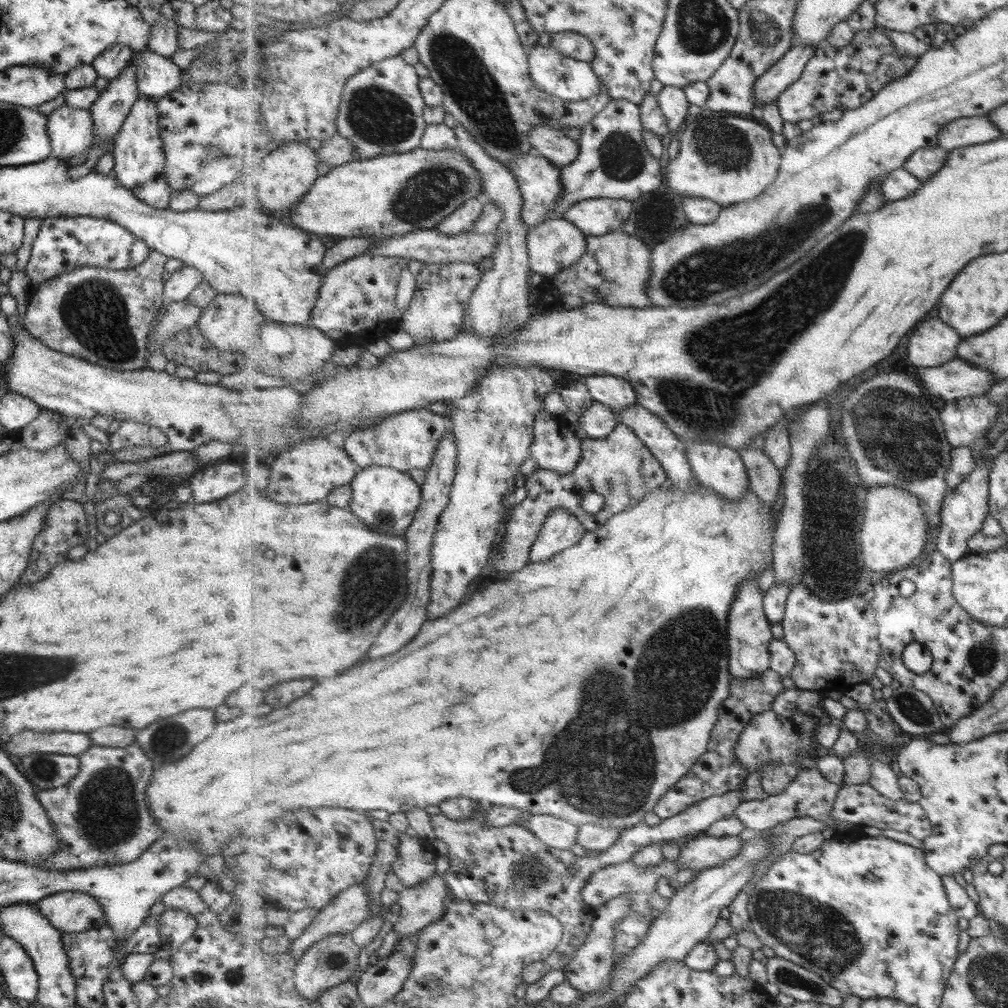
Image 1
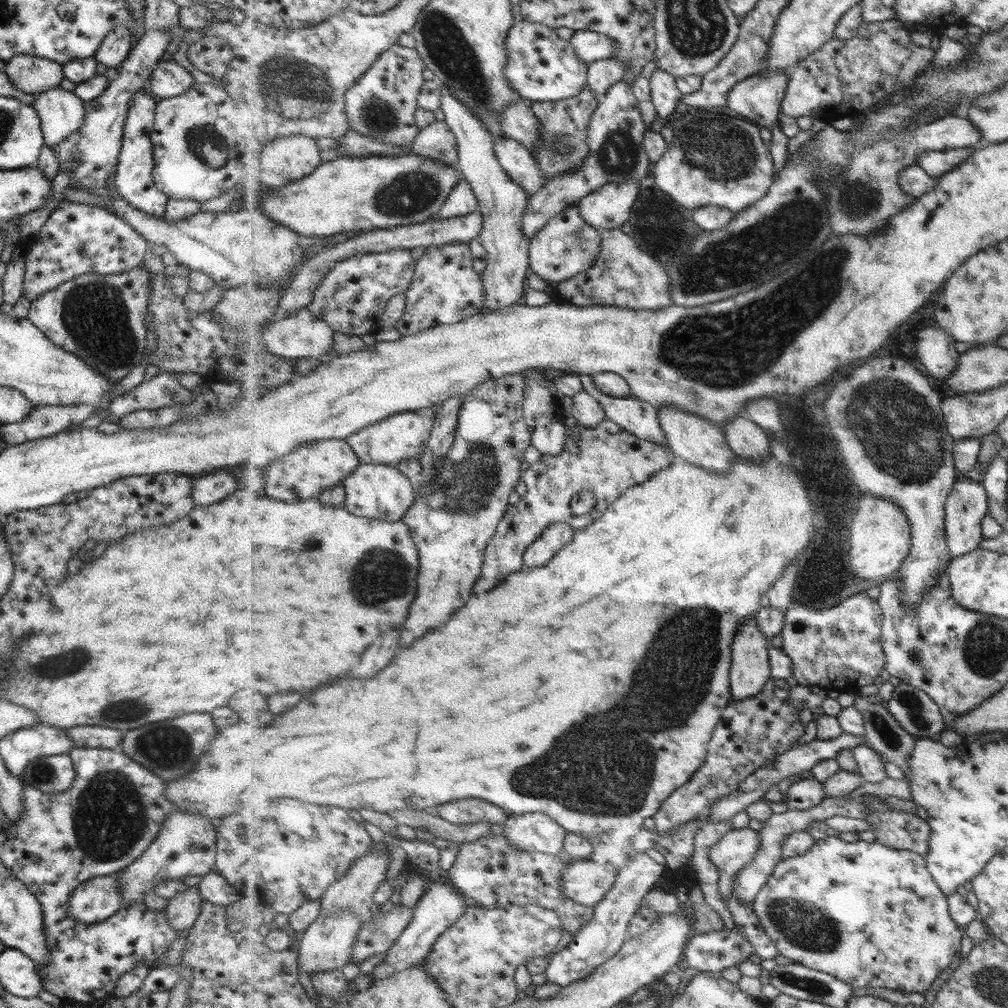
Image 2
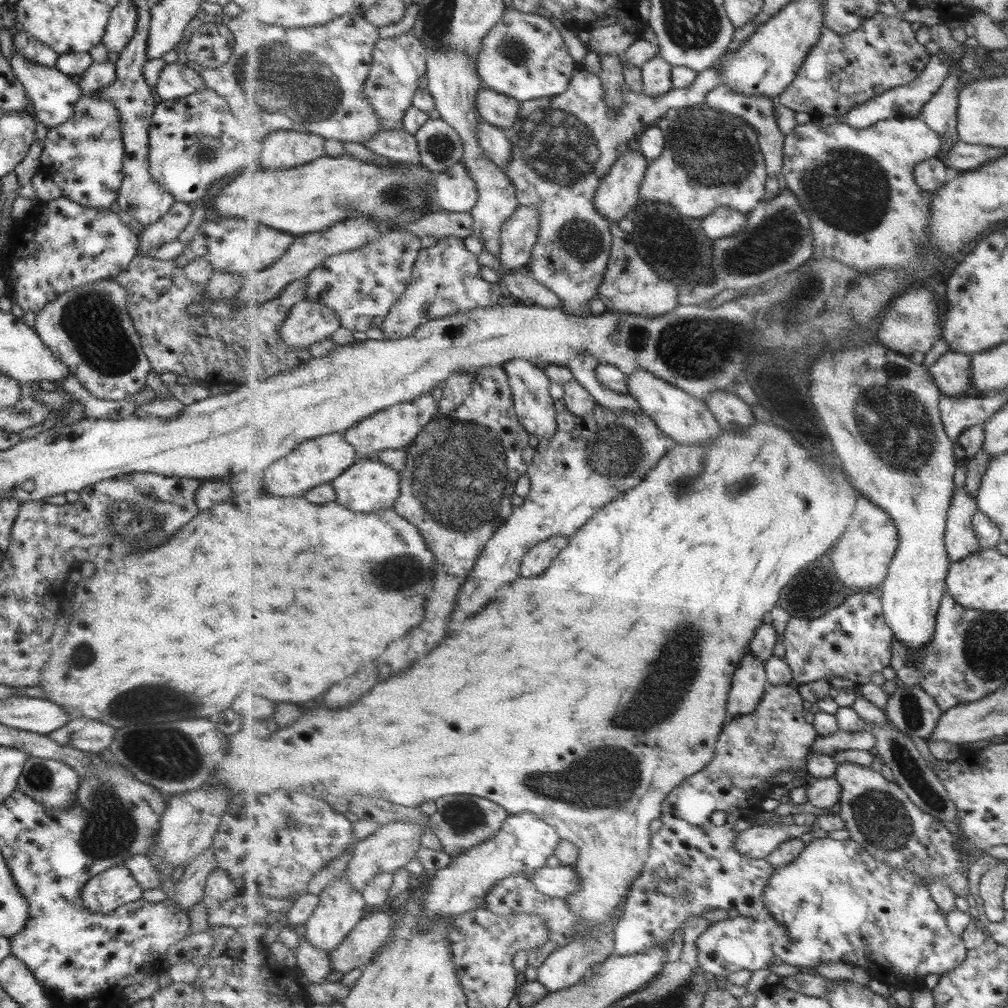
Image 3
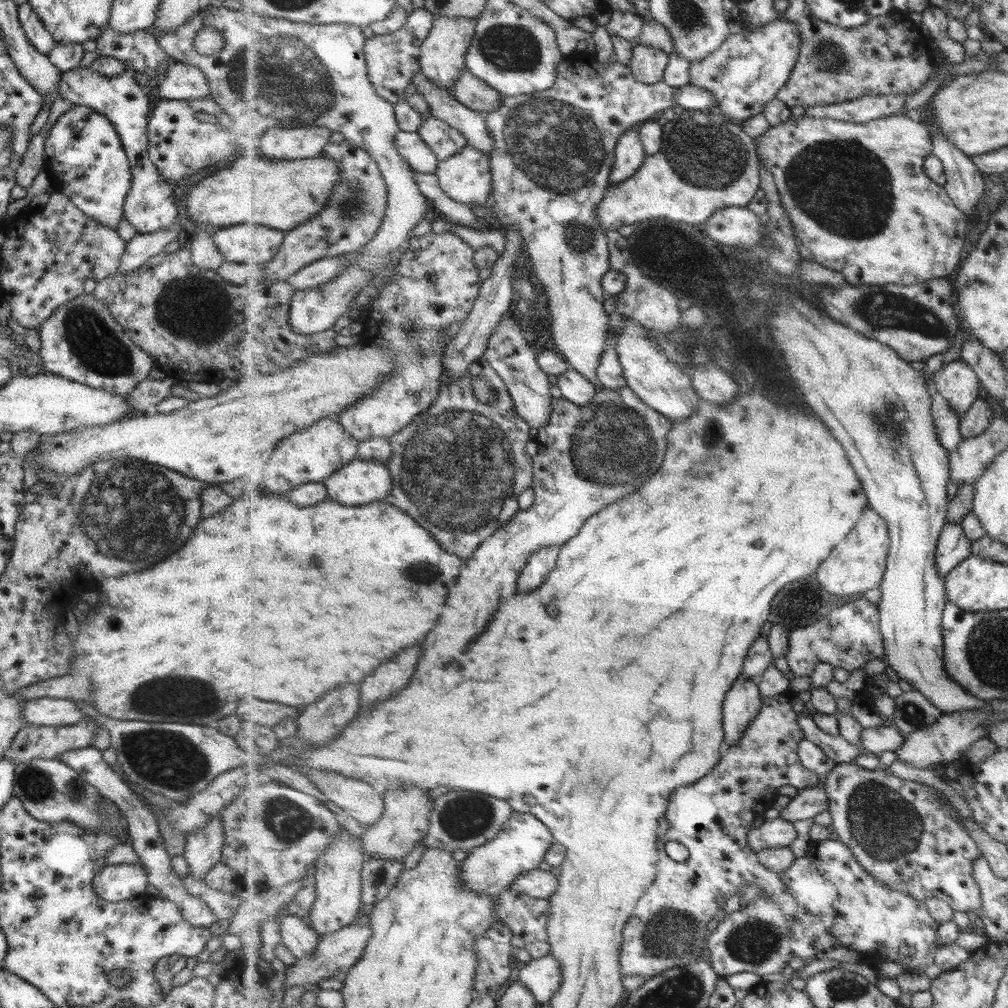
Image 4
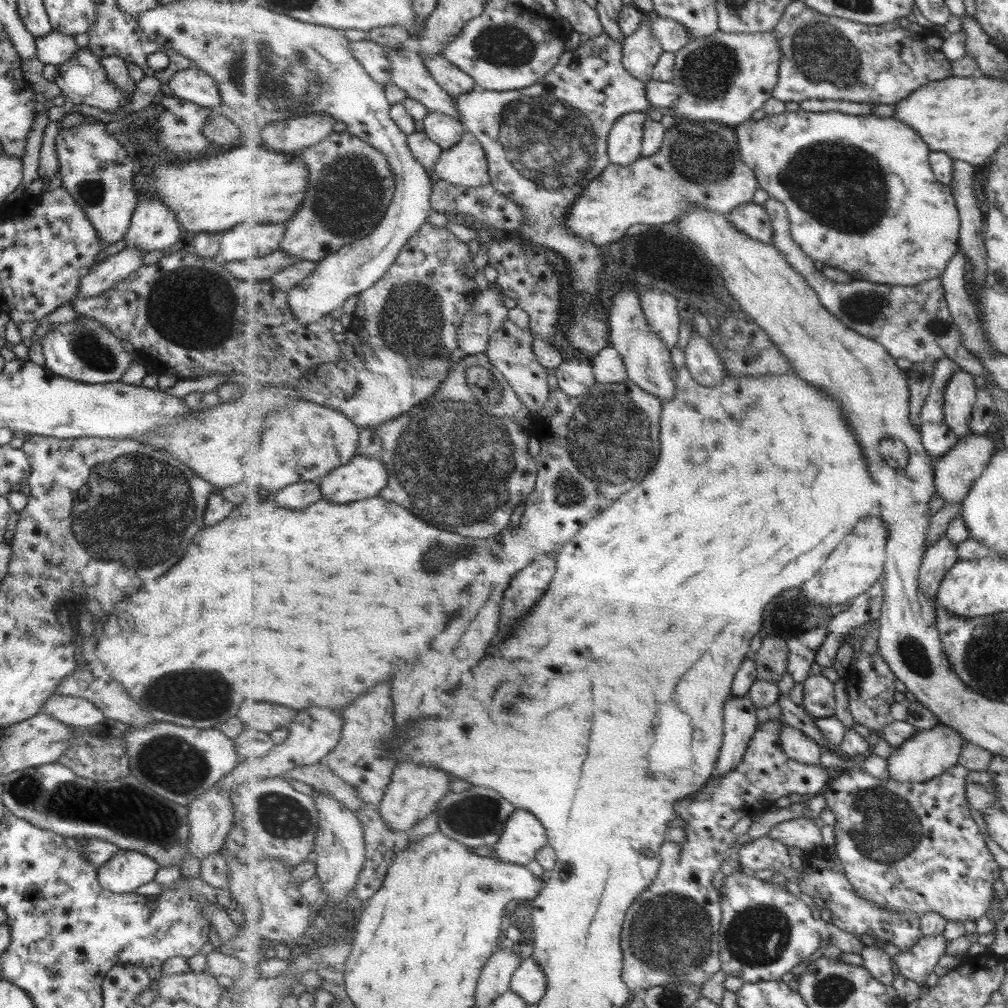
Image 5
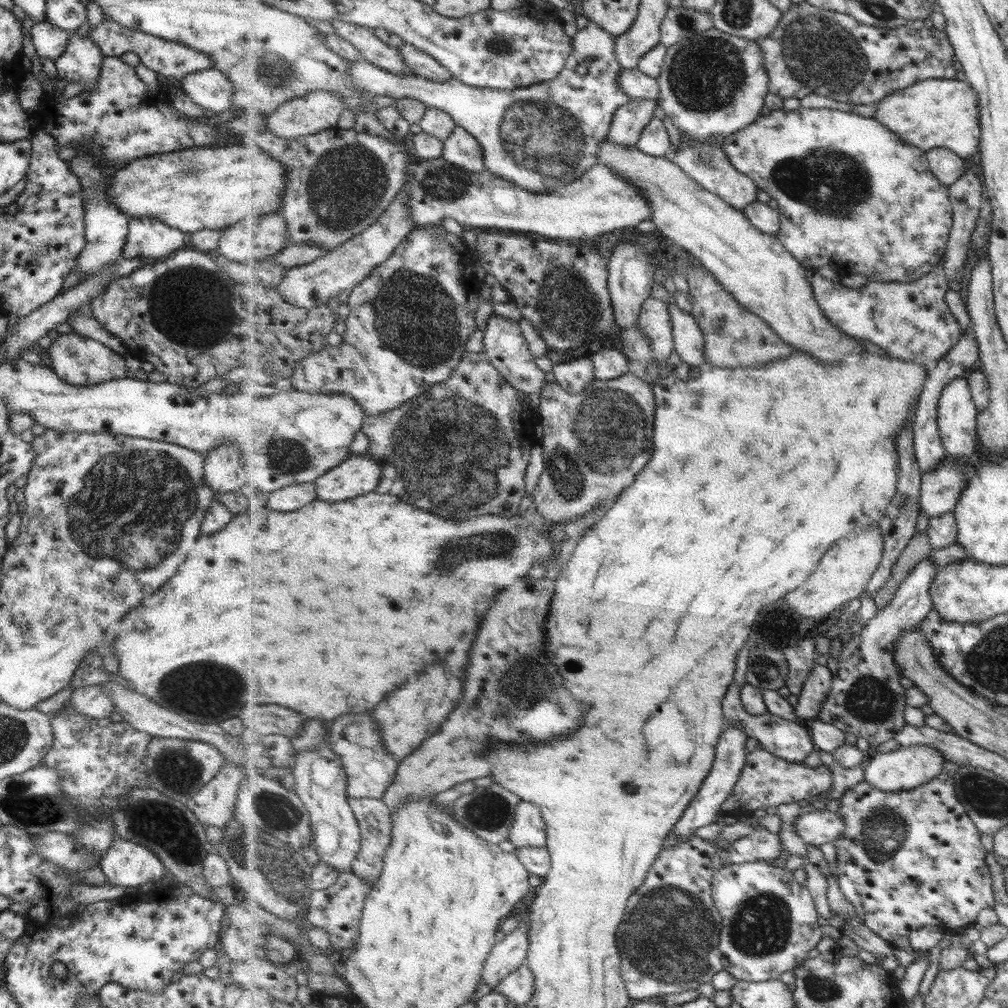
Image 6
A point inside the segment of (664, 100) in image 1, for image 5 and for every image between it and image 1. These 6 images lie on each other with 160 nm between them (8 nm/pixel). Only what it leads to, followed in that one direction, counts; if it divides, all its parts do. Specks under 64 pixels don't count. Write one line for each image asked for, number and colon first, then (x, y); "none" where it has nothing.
2: (666, 95)
3: (657, 73)
4: (648, 64)
5: (641, 52)

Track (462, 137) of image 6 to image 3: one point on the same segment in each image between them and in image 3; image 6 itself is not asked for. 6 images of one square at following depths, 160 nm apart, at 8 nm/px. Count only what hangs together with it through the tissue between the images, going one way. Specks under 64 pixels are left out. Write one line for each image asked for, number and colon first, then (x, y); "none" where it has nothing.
3: (456, 190)
4: (466, 177)
5: (466, 163)

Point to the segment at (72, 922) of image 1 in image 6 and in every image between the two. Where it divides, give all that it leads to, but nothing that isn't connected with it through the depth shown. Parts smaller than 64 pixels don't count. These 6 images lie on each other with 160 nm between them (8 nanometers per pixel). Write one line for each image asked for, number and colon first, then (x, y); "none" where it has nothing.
2: (95, 900)
3: (111, 889)
4: (113, 883)
5: (125, 871)
6: (124, 864)

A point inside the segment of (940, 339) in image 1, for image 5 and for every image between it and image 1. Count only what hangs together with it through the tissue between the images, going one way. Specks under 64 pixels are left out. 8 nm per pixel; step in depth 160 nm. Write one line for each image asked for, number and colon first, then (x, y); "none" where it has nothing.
2: (935, 347)
3: (953, 371)
4: (958, 382)
5: (961, 393)

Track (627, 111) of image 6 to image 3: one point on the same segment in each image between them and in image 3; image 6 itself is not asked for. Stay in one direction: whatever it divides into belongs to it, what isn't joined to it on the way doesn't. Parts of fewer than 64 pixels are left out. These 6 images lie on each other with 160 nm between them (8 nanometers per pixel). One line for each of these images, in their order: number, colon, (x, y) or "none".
3: (618, 194)
4: (630, 152)
5: (626, 140)

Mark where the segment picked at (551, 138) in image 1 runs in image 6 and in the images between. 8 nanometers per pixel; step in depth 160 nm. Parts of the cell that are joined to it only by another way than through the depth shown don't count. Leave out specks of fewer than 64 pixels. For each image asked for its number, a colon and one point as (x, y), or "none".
2: (519, 123)
3: (502, 110)
4: (473, 92)
5: (455, 81)
6: (423, 64)

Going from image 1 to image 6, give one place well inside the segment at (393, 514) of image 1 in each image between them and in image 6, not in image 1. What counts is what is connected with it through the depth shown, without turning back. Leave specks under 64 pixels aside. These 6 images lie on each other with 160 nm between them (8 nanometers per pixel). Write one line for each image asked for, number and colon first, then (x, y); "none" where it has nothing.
2: (374, 491)
3: (369, 486)
4: (362, 482)
5: (363, 477)
6: (358, 475)

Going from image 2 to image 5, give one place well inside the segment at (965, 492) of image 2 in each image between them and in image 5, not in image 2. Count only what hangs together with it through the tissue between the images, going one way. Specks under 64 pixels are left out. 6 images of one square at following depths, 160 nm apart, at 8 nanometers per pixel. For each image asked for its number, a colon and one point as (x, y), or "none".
3: (961, 540)
4: (955, 546)
5: (939, 558)

